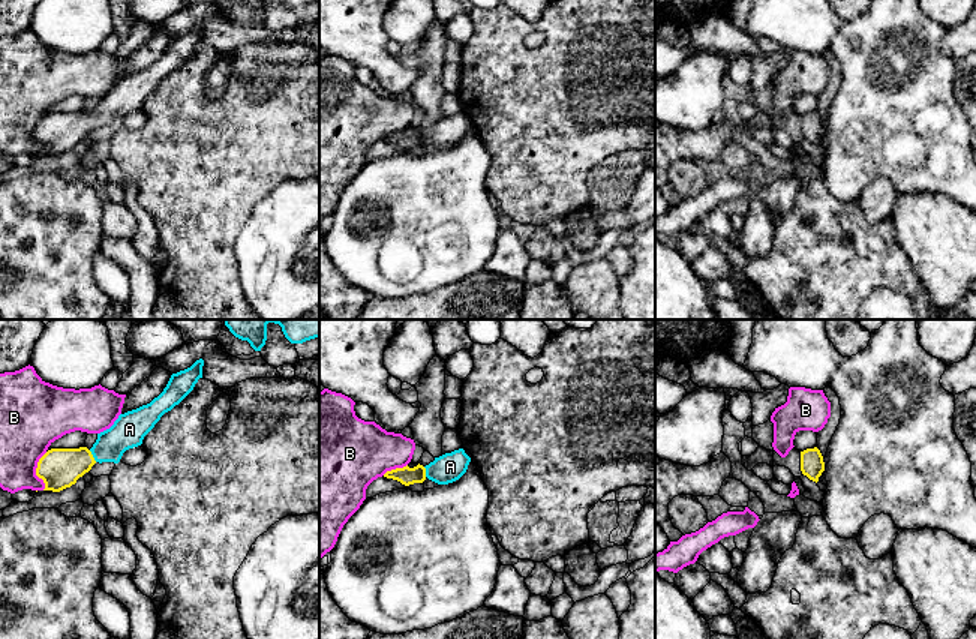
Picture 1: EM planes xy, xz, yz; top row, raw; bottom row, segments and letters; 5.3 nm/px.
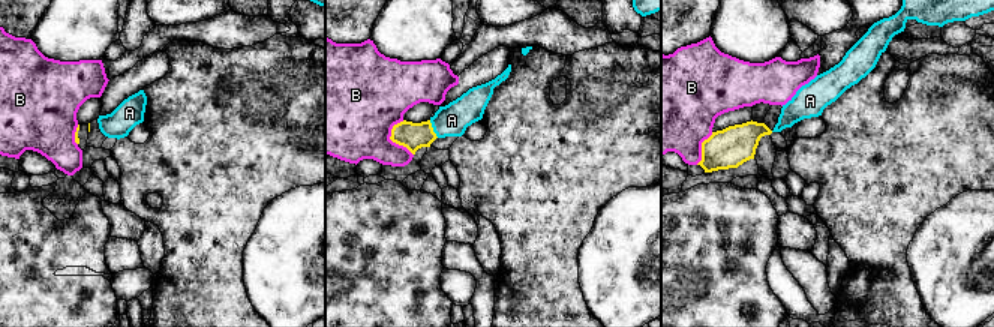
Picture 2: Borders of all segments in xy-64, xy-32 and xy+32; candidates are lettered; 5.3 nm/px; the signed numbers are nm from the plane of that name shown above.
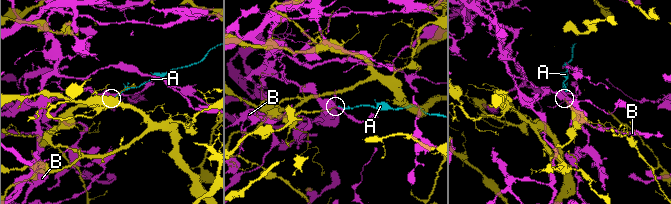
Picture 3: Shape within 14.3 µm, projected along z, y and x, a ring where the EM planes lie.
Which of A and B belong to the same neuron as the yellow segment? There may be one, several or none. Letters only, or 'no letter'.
A

